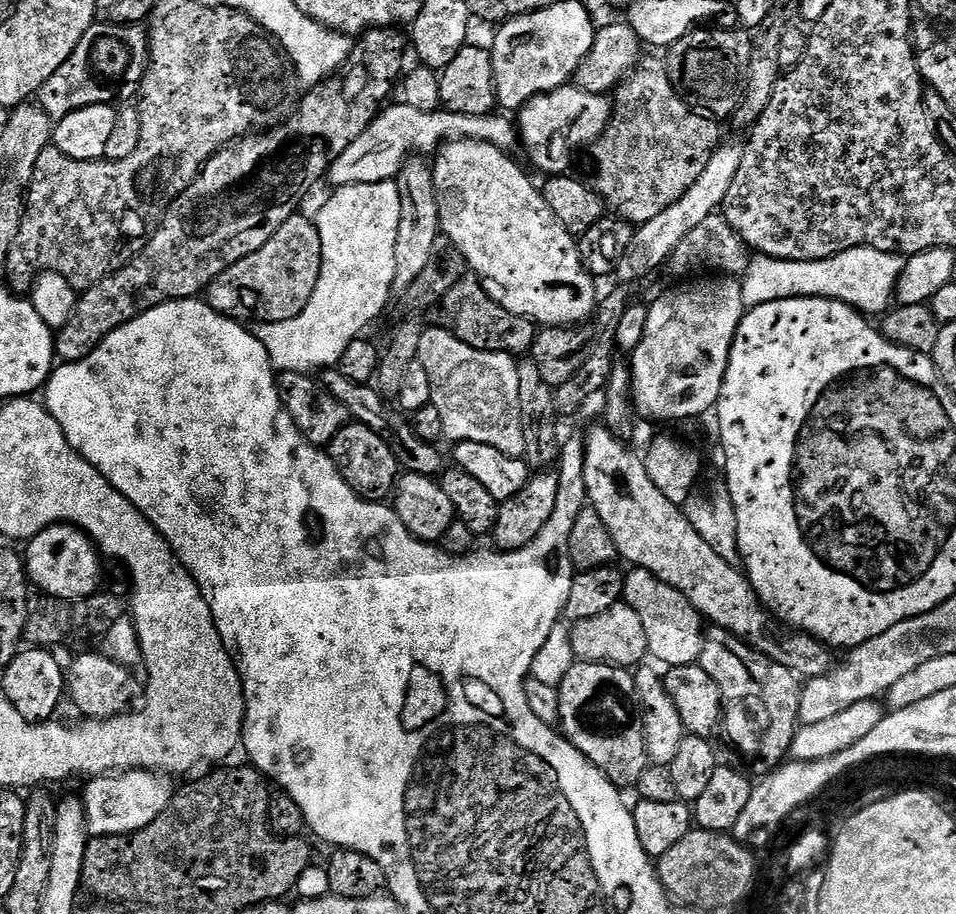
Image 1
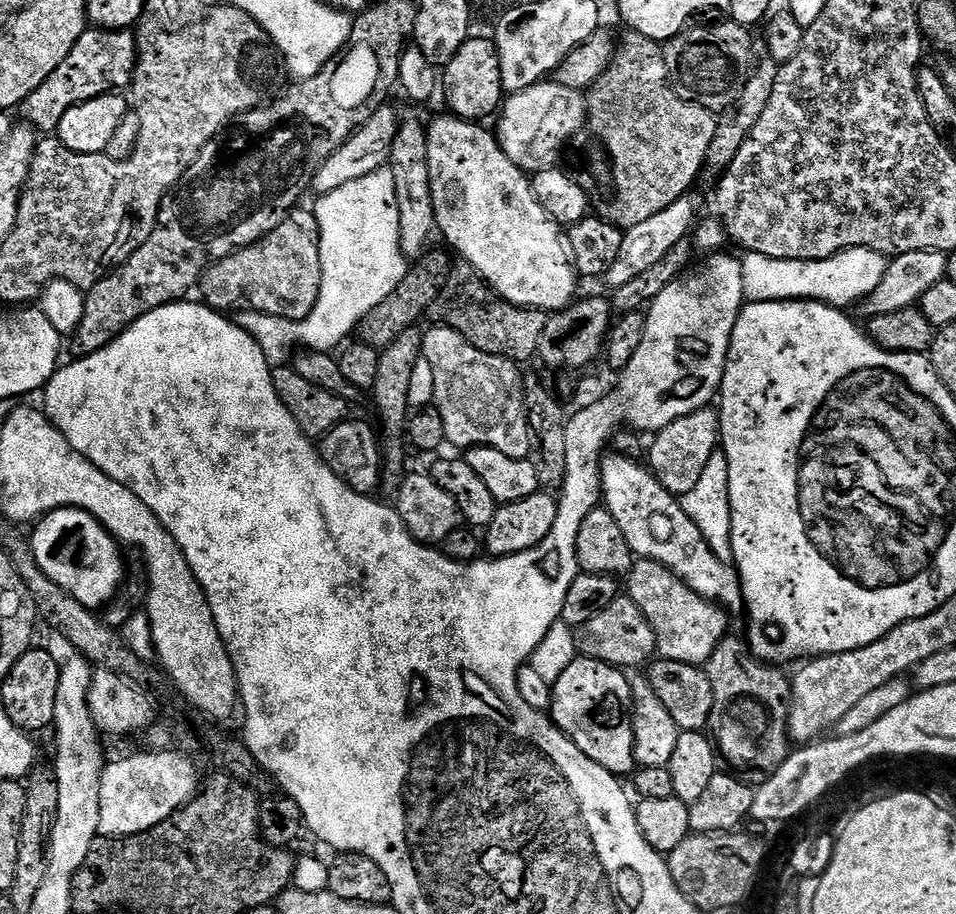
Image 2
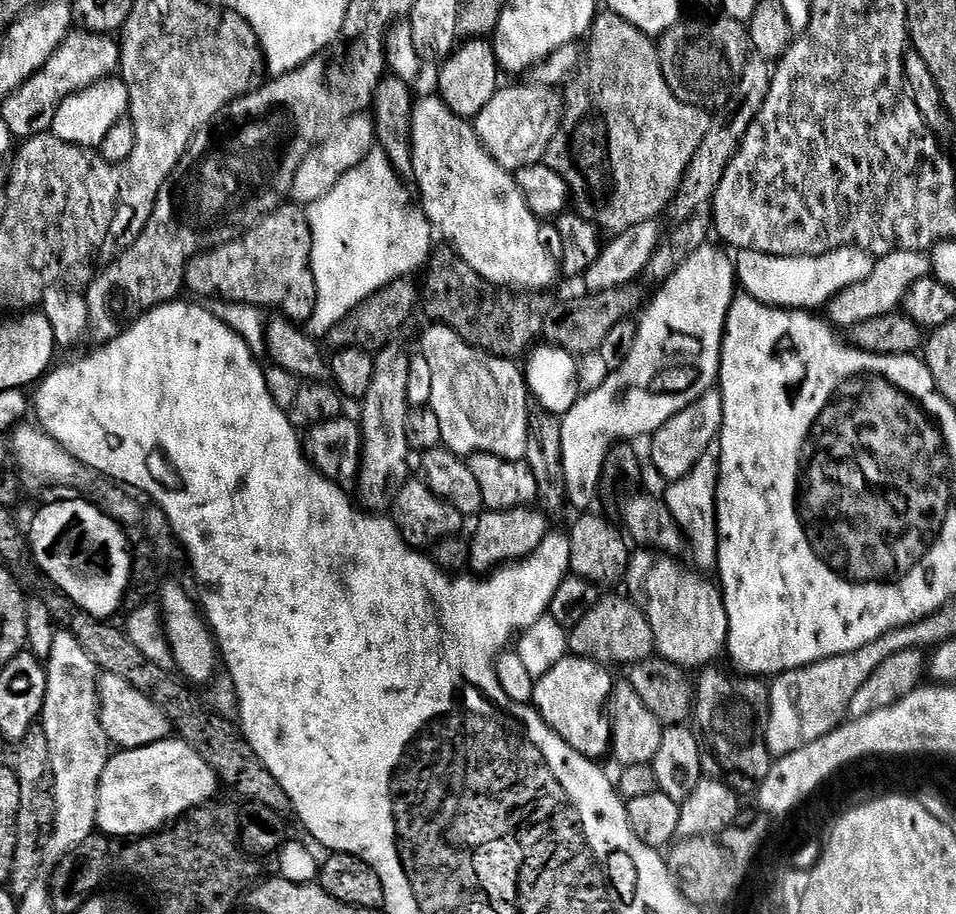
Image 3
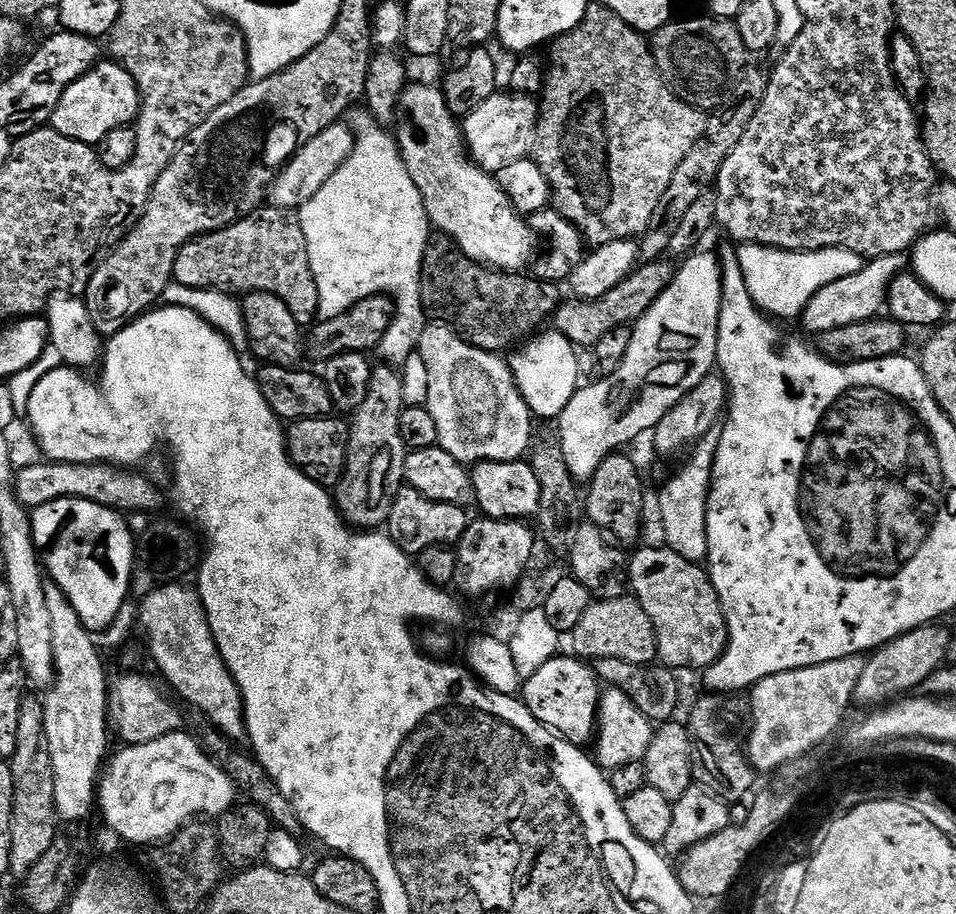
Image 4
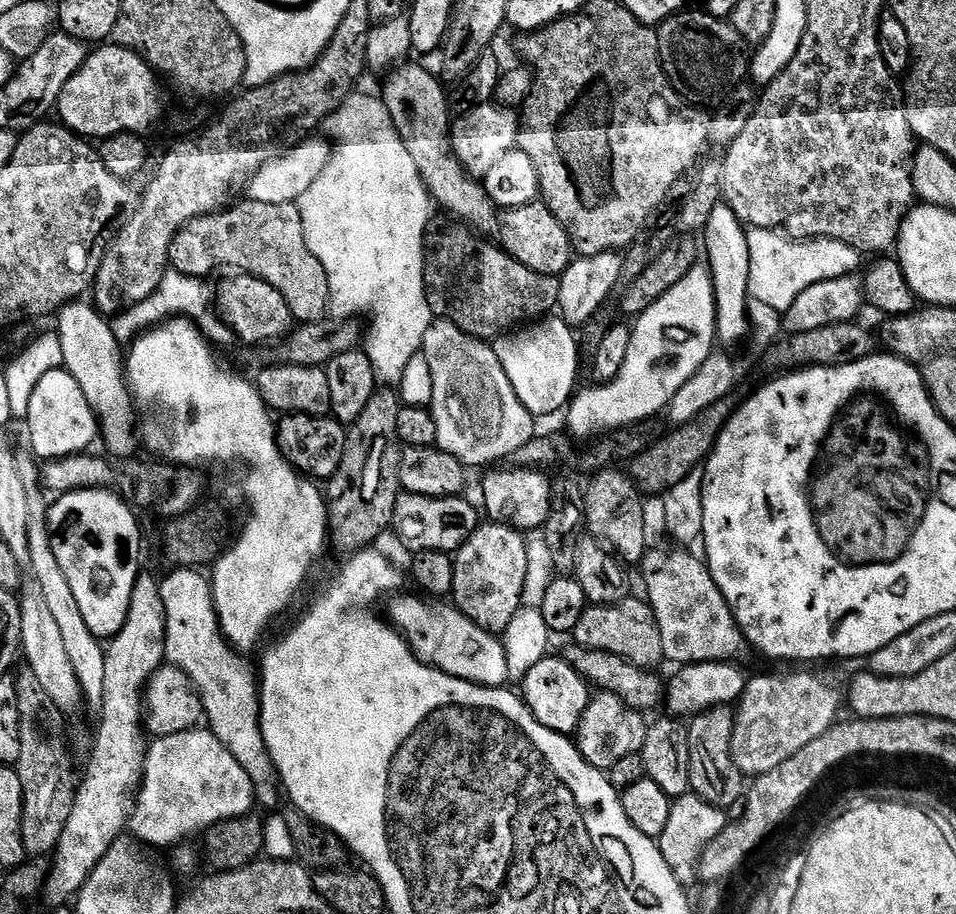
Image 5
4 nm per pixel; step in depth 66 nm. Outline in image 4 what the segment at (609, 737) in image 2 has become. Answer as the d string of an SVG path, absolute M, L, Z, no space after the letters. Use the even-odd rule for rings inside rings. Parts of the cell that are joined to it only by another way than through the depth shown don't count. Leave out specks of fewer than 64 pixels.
M557 654L522 684L524 705L545 728L563 736L571 744L584 746L596 731L596 714L600 707L602 685L593 669L585 661L571 654Z

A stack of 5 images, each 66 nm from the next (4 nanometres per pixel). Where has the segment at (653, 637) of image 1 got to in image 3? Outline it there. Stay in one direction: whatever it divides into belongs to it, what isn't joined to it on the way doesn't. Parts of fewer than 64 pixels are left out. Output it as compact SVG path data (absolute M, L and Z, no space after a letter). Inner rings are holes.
M636 550L631 553L630 559L628 561L628 575L626 577L626 585L628 584L628 592L627 595L631 597L635 603L639 604L640 608L646 614L646 618L650 622L650 630L654 634L654 642L656 643L655 651L658 653L659 659L661 660L669 660L670 662L674 662L678 667L683 668L685 670L693 670L692 668L700 668L703 669L705 666L703 664L708 664L712 659L715 658L716 655L723 653L725 651L727 642L728 642L728 615L726 614L726 610L724 609L724 598L723 595L717 587L715 583L712 584L707 580L704 575L699 571L691 572L688 568L683 568L680 564L675 564L673 557L666 552L658 552L655 550Z

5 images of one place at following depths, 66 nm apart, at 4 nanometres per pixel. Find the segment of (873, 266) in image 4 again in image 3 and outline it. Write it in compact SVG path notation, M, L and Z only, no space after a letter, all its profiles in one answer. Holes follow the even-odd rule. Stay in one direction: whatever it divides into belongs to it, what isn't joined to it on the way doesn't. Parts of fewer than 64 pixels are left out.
M898 250L876 260L875 270L862 282L842 290L826 305L826 316L833 325L842 330L851 330L858 322L870 318L882 318L882 314L897 311L903 305L906 294L919 280L929 279L934 265L928 252Z

